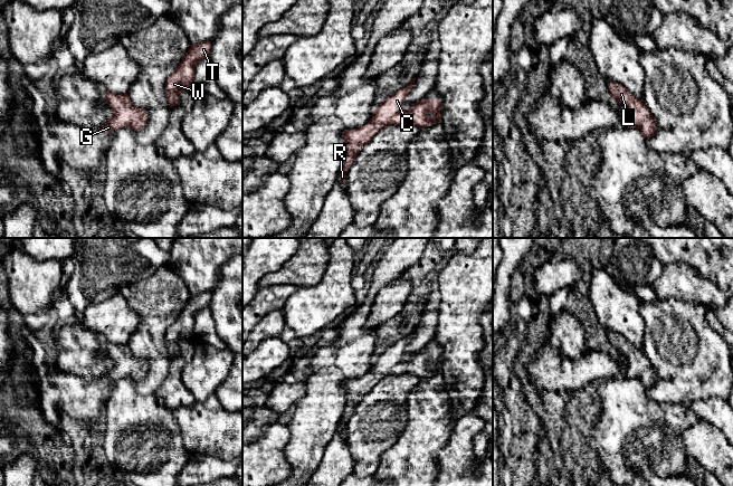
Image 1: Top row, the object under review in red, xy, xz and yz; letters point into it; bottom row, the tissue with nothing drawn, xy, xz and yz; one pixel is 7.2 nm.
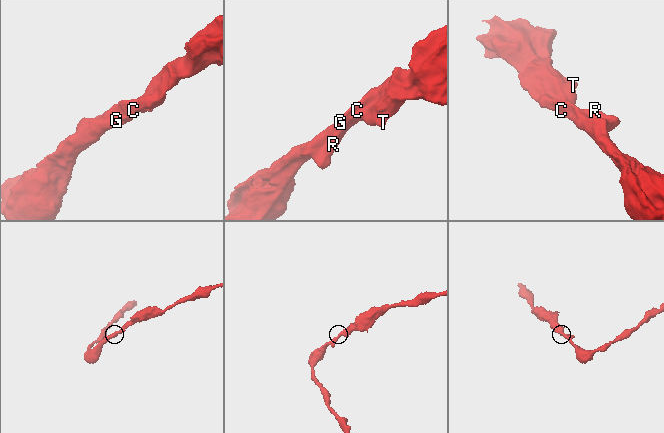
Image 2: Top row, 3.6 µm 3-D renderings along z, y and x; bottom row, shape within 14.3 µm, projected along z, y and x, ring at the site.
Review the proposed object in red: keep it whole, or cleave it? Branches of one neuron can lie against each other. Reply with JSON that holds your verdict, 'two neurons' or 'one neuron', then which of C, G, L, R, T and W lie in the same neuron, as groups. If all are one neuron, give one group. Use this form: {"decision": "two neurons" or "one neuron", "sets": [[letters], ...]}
{"decision": "one neuron", "sets": [["C", "G", "L", "R", "T", "W"]]}

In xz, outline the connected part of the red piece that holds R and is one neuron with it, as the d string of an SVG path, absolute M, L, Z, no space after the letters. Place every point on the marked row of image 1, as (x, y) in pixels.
M416 77L406 87L387 97L375 106L371 120L356 130L348 130L342 135L345 146L344 163L341 169L341 182L346 182L346 172L360 151L366 146L372 137L382 128L392 125L410 123L419 128L440 123L440 101L422 98L415 103L408 112L403 109L406 98L412 89Z

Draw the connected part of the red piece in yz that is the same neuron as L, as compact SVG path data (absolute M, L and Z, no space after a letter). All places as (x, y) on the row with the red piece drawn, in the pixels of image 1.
M616 83L608 84L608 90L612 101L622 105L627 111L623 120L626 127L639 130L646 139L653 137L656 133L656 121L641 101Z

